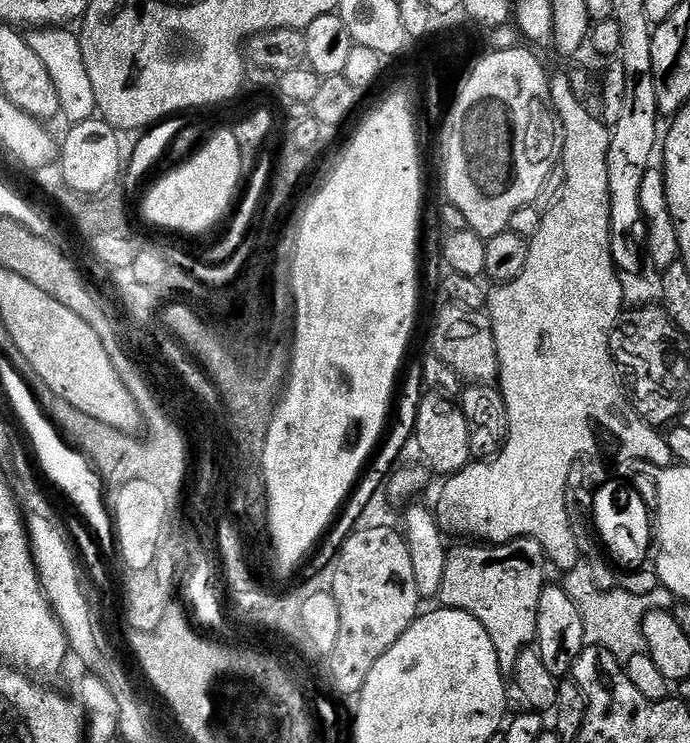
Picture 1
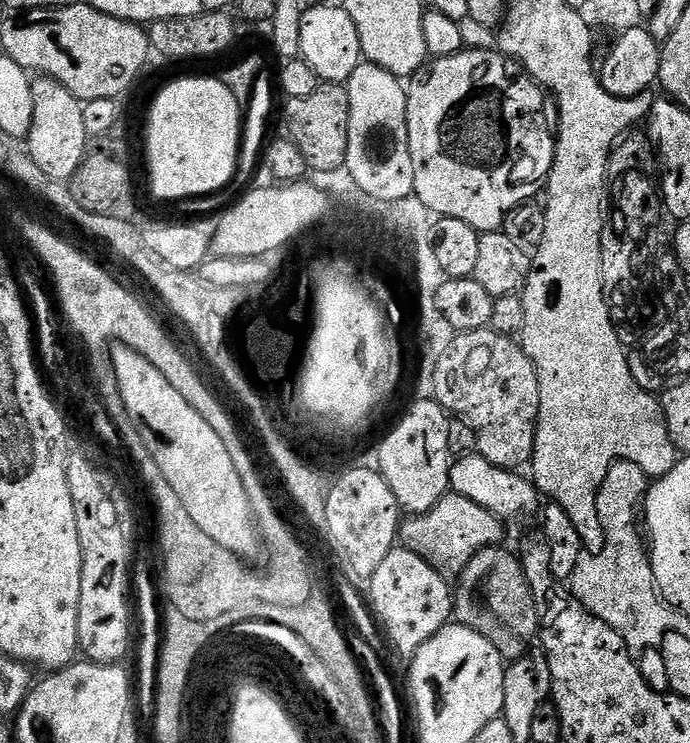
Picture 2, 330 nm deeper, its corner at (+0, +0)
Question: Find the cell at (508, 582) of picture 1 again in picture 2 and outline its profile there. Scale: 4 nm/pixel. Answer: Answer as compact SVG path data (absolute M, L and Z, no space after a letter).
M446 494L429 510L412 514L401 523L398 540L418 558L430 562L438 574L452 582L462 574L466 562L478 554L483 548L495 548L501 543L505 525L490 510L478 506L478 502L470 502L470 498Z

